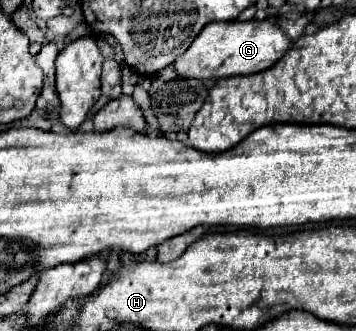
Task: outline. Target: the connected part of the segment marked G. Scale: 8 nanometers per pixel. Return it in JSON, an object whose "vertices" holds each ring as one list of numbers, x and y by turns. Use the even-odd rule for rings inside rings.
{"vertices":[[232,21,232,23,208,23,204,31,194,39,194,43,186,49,176,63,172,63,174,71,192,79,222,79,234,75,250,75,256,71,264,71,272,67,292,45,280,27,272,21]]}

